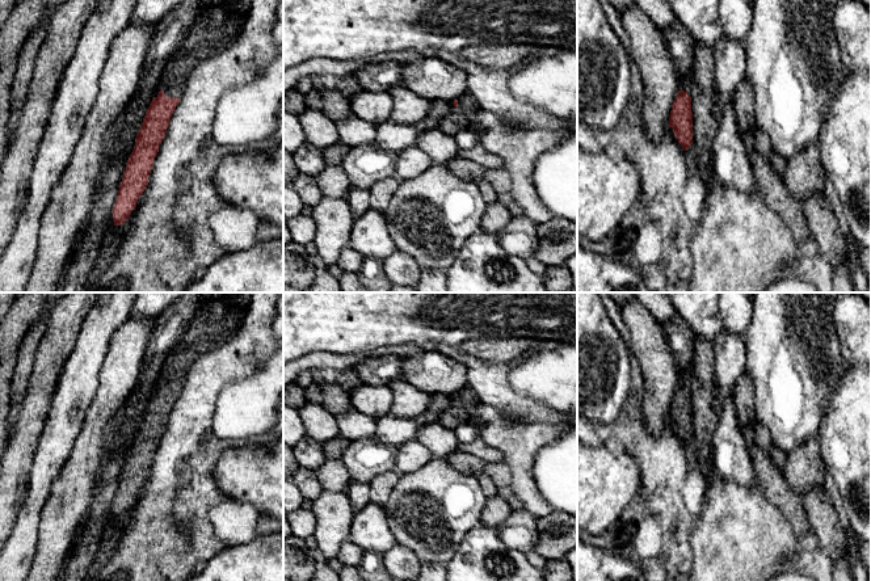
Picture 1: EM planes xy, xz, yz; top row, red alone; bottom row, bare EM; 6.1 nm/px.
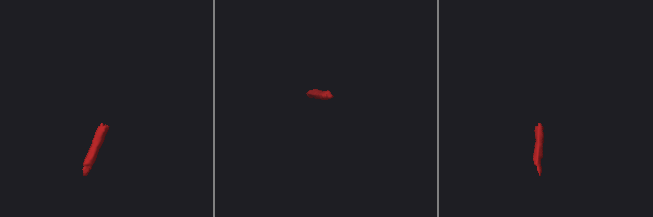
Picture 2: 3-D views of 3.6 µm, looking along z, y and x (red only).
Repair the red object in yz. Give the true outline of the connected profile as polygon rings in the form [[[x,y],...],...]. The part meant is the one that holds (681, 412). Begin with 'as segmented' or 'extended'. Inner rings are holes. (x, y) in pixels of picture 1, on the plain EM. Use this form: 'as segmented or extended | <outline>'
extended | [[[678,371],[678,386],[669,412],[669,421],[673,422],[674,430],[685,445],[693,438],[690,379],[690,375]]]

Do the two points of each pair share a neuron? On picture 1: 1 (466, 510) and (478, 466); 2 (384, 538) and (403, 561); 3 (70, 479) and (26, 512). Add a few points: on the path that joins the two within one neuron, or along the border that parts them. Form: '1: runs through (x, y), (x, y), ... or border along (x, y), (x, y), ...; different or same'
1: border along (445, 459), (454, 468), (472, 475); different
2: border along (396, 543), (382, 554); different
3: border along (62, 467), (51, 485), (40, 523); different

